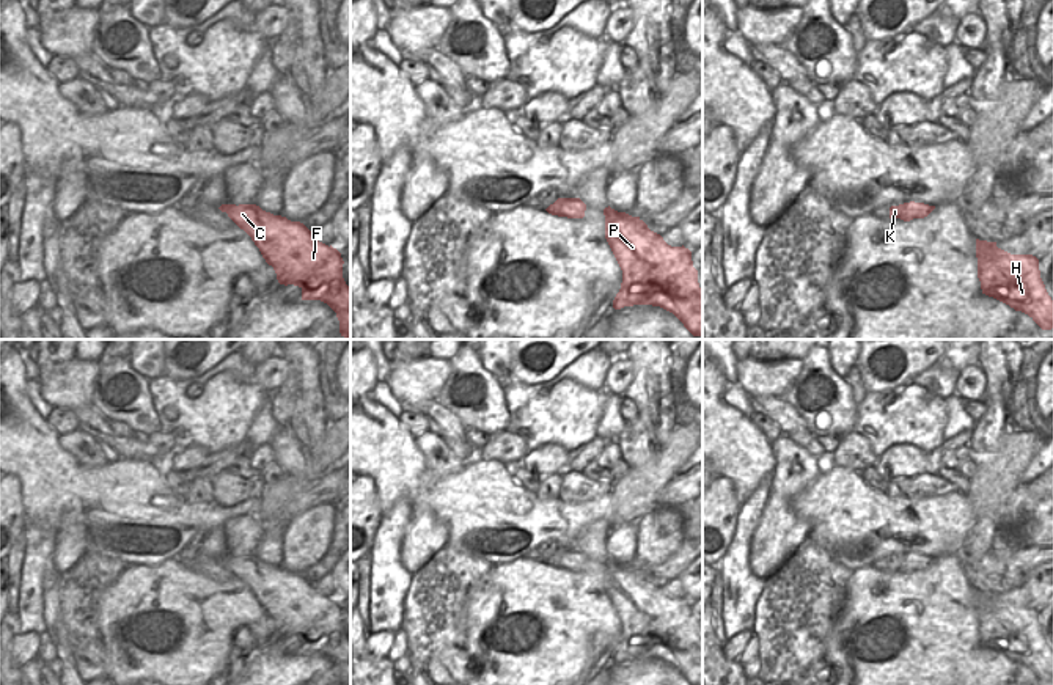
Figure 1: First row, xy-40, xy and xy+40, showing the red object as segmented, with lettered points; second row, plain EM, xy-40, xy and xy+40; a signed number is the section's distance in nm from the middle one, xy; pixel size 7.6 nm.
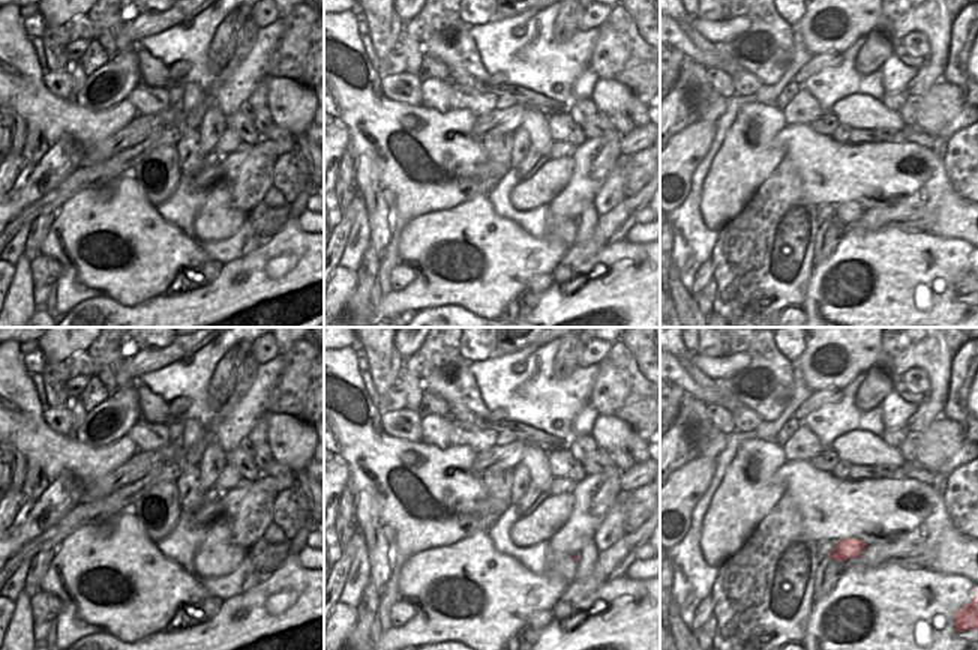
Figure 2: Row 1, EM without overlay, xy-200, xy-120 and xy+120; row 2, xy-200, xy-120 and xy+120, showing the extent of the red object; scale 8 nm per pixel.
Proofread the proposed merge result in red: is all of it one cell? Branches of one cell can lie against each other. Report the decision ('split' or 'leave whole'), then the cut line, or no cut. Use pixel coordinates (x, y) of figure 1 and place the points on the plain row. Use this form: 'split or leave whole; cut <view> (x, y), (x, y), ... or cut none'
leave whole; cut none

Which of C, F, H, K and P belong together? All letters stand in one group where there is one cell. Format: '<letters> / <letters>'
C F H K P

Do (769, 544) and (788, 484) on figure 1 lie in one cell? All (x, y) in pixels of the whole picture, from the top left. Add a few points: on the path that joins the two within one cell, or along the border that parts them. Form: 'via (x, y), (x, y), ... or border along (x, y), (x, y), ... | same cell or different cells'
via (778, 530), (780, 498) | same cell

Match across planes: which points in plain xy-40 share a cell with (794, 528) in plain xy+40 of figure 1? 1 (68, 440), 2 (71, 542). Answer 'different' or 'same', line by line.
1: same
2: same

